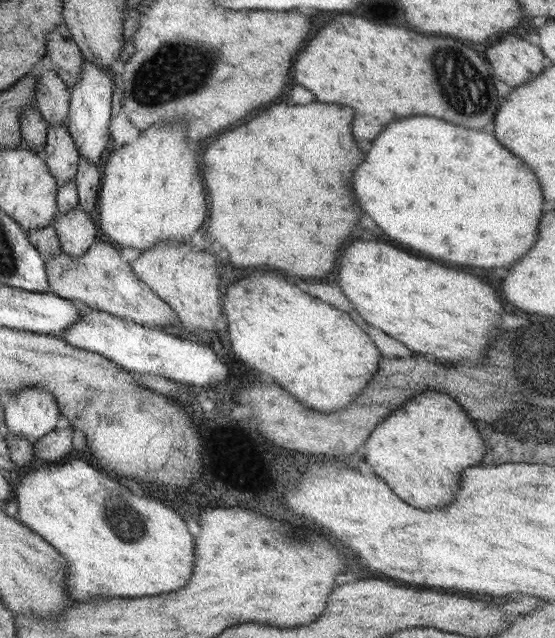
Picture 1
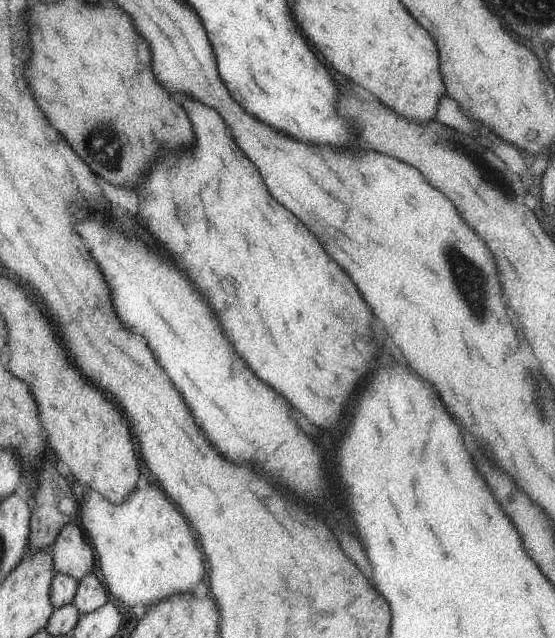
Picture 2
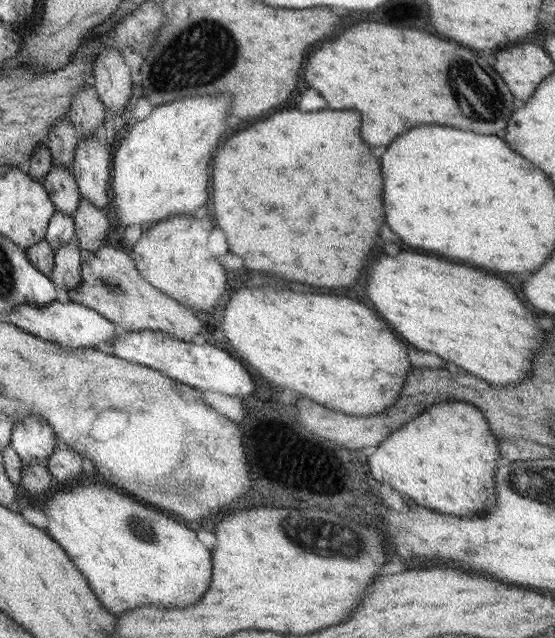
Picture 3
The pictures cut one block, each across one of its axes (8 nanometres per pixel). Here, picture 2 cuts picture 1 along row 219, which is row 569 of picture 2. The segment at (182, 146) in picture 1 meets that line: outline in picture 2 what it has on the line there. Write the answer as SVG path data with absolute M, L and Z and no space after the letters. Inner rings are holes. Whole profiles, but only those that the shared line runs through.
M156 486L134 490L120 504L108 502L98 492L85 489L83 505L79 504L78 520L93 547L95 566L104 575L108 593L117 600L122 600L125 606L152 606L160 600L166 600L168 596L192 594L206 574L202 552L198 548L198 542L192 538L188 522Z

